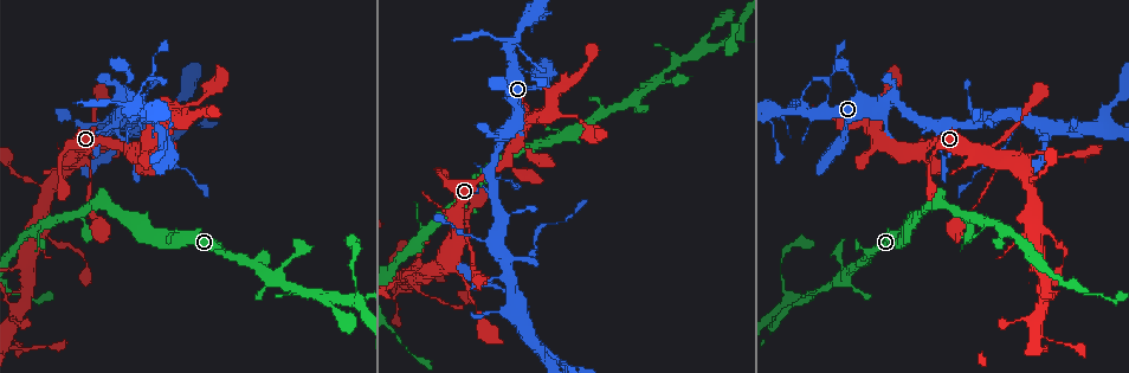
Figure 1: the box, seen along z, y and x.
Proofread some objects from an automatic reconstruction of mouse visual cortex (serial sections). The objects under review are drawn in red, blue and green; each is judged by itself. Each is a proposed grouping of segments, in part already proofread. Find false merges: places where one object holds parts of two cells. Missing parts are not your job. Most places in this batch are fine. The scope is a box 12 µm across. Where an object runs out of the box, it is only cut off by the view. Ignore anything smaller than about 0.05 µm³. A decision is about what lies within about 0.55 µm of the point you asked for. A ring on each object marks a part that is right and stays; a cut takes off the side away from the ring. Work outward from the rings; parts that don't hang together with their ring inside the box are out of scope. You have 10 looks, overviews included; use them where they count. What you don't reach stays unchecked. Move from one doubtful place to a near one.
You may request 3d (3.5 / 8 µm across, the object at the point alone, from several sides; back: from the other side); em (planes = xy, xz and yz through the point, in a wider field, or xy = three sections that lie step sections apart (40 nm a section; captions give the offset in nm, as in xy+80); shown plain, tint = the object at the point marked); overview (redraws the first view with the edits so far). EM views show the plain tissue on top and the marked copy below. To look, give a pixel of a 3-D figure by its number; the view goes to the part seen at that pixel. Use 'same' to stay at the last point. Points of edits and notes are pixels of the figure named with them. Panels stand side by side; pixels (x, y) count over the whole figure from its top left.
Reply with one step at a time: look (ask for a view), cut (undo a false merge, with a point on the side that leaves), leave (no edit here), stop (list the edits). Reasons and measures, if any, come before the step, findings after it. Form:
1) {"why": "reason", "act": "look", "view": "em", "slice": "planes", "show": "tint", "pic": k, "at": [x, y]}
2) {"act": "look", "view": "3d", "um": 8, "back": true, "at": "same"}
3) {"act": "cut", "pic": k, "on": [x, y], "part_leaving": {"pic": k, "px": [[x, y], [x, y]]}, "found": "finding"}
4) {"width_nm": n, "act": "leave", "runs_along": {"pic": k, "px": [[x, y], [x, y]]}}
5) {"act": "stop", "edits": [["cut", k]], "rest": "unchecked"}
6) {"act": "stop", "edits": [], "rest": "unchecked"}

{"why": "sudden change in width", "act": "look", "view": "3d", "um": 3.5, "back": true, "pic": 1, "at": [526, 22]}

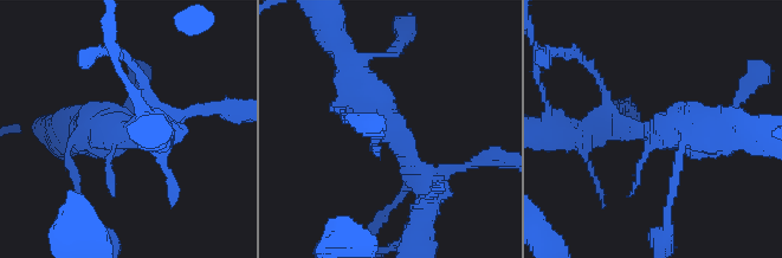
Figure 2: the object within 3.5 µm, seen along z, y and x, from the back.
{"act": "look", "view": "em", "slice": "xy", "step": 1, "show": "tint", "pic": 2, "at": [390, 125]}

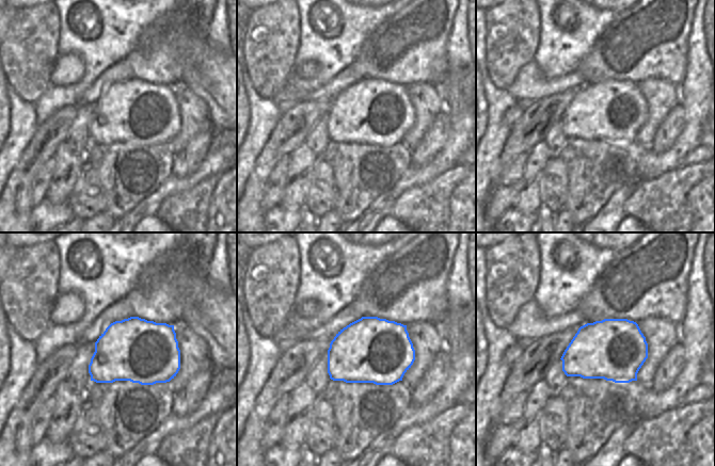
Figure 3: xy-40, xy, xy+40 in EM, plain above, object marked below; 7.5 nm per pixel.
{"act": "leave", "found": "continuous, no second cell"}

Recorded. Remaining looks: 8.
{"why": "looks like a crossing", "act": "look", "view": "3d", "um": 3.5, "pic": 1, "at": [80, 160]}

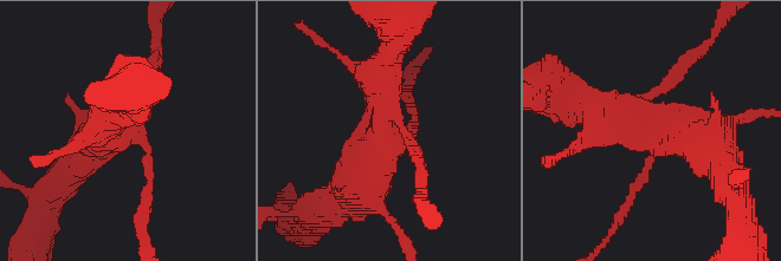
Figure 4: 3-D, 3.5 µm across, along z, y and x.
{"act": "look", "view": "em", "slice": "xy", "step": 3, "show": "tint", "pic": 4, "at": [380, 138]}

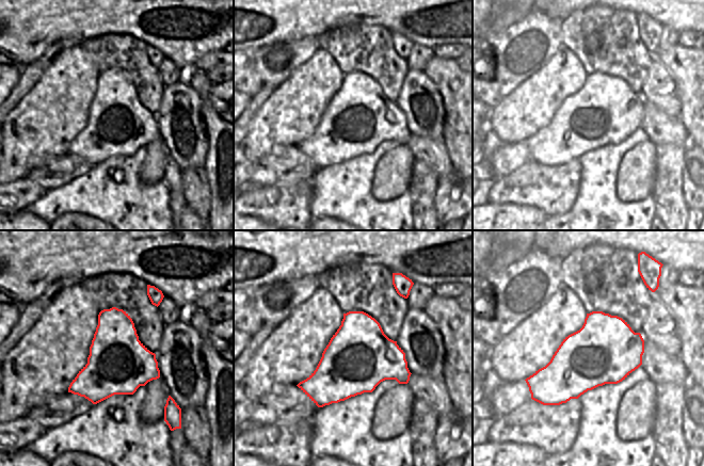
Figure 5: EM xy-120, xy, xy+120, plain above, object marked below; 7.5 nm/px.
{"arm_widths_nm": [100, 150, 500, 500], "act": "leave", "runs_along": {"pic": 4, "px": [[587, 106], [684, 129], [717, 161]]}, "found": "all the same cell"}

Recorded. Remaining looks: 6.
{"why": "three-way junction", "act": "look", "view": "3d", "um": 3.5, "pic": 1, "at": [505, 261]}

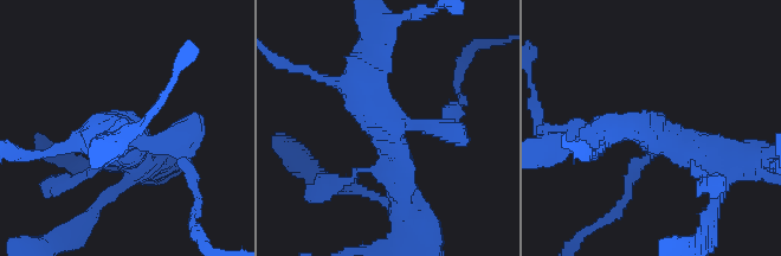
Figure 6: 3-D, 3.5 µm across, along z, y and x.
{"arms": 3, "arm_widths_nm": [200, 400, 400], "act": "leave", "runs_along": {"pic": 6, "px": [[372, 57], [401, 193]]}, "found": "all the same cell"}

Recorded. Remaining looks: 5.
{"why": "narrows sharply", "act": "look", "view": "3d", "um": 3.5, "pic": 1, "at": [439, 169]}

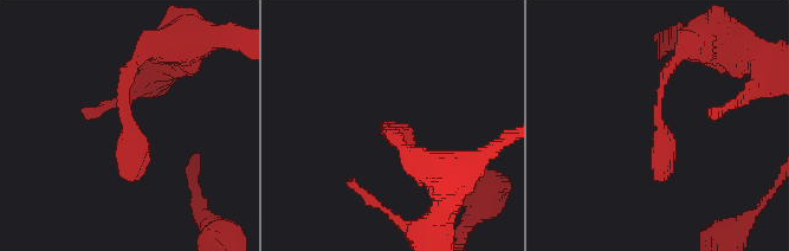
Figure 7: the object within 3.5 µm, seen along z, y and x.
{"why": "now the EM", "act": "look", "view": "em", "slice": "xy", "step": 3, "show": "tint", "pic": 7, "at": [124, 111]}

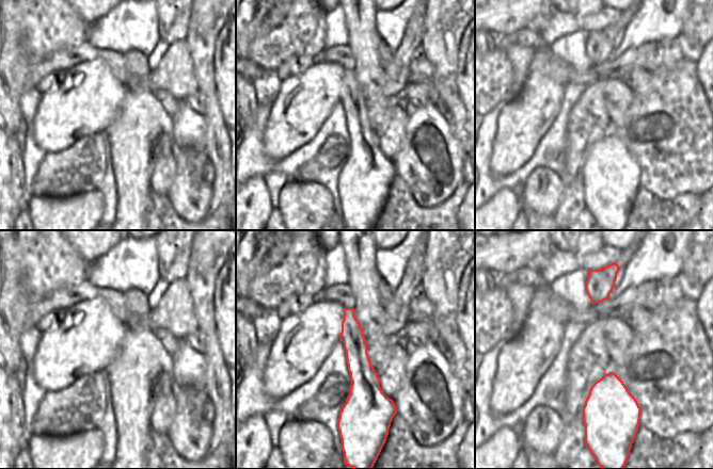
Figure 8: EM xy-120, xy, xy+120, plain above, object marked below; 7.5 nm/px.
{"act": "leave", "runs_along": {"pic": 8, "px": [[351, 310], [359, 406], [347, 420]]}, "found": "all the same cell"}

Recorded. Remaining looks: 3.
{"act": "stop", "edits": [], "rest": "unchecked"}

